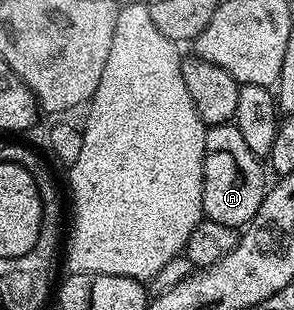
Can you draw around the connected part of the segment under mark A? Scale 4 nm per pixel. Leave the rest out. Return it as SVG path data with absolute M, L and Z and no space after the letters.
M233 122L207 126L202 162L202 214L225 227L245 228L258 215L268 190L259 156L248 149L244 136Z

